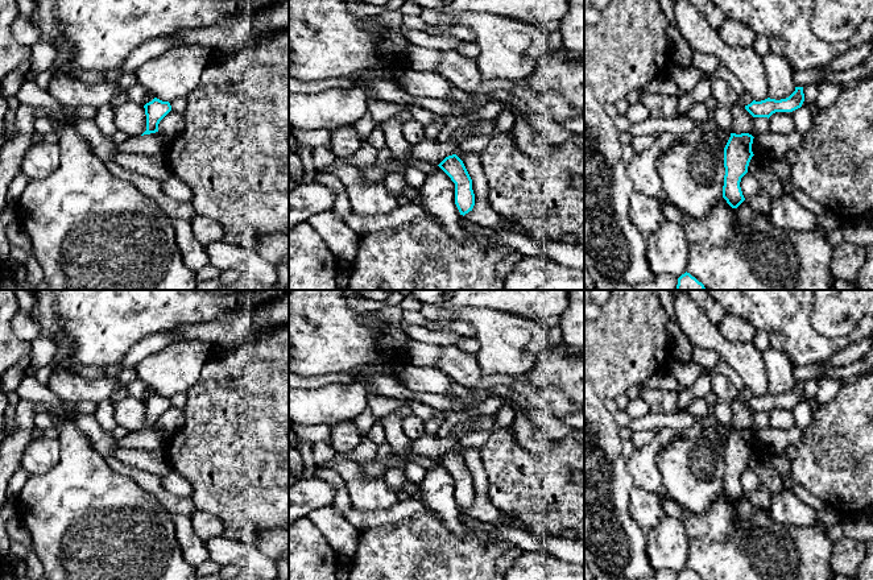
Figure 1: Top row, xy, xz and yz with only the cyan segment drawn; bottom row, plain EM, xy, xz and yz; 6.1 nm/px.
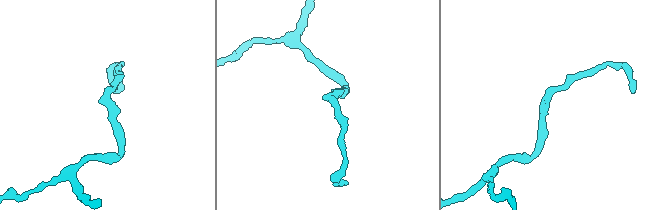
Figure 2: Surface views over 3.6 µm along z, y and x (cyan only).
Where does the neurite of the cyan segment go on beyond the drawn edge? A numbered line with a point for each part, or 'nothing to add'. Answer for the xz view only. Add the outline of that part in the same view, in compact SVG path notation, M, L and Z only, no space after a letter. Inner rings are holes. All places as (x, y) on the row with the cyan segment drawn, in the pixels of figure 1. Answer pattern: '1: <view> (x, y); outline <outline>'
nothing to add

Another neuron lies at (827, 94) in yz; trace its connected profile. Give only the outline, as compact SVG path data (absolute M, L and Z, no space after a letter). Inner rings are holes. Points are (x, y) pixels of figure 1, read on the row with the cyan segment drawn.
M823 83L818 86L818 96L814 104L803 102L802 107L810 109L812 113L829 107L844 88L839 84Z

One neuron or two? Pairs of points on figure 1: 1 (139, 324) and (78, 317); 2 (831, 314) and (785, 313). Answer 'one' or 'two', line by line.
1: one
2: two

